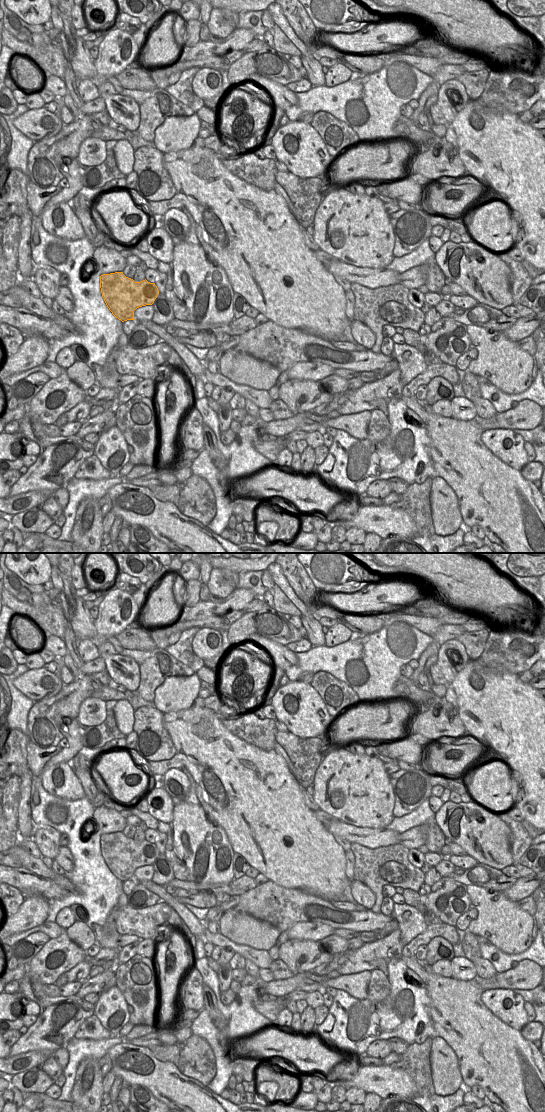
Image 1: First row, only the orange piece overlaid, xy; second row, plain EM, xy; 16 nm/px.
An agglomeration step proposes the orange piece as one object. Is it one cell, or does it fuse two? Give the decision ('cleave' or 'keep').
cleave

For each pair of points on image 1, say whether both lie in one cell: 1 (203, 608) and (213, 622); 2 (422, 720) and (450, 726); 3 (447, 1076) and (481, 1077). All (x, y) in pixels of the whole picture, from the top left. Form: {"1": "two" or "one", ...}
{"1": "two", "2": "one", "3": "two"}

